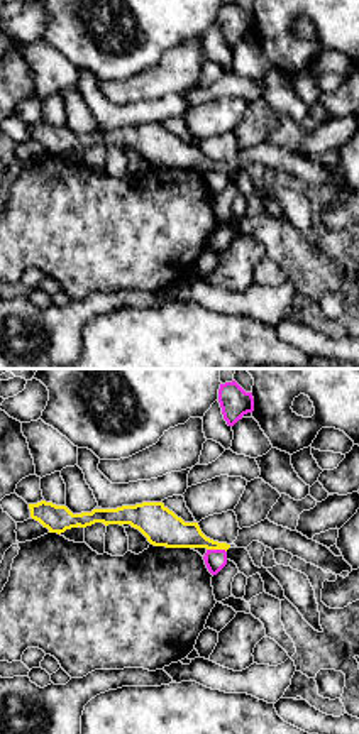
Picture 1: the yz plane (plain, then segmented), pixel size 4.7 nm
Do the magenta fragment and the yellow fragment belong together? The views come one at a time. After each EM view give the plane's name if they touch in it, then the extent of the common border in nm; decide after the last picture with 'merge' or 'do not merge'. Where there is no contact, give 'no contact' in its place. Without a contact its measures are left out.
yz | 100 nm

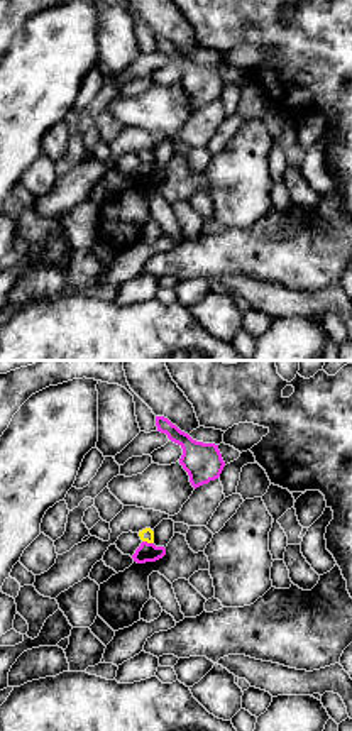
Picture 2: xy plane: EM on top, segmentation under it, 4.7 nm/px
xy | 60 nm

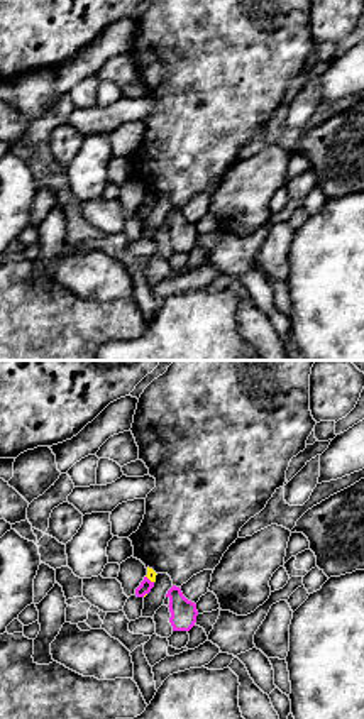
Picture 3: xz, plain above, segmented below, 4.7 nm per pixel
xz | 50 nm

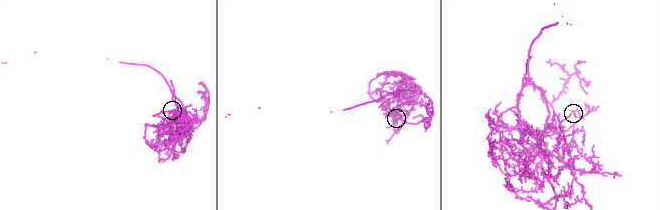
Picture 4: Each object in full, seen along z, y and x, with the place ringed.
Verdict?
do not merge

